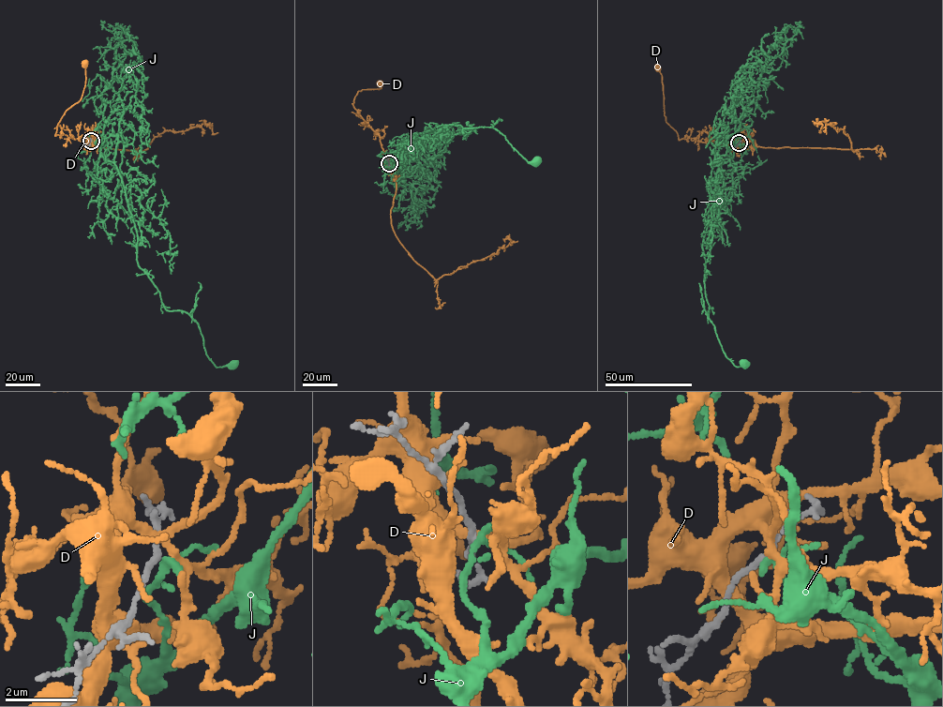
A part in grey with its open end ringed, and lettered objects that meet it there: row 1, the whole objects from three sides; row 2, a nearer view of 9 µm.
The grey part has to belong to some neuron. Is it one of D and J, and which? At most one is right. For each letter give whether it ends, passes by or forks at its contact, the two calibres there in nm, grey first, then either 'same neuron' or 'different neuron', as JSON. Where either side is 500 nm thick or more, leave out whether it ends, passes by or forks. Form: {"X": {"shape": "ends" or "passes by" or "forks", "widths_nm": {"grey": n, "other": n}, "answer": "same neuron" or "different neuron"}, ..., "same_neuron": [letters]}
{"D": {"shape": "forks", "widths_nm": {"grey": 160, "other": 220}, "answer": "different neuron"}, "J": {"shape": "forks", "widths_nm": {"grey": 140, "other": 140}, "answer": "same neuron"}, "same_neuron": ["J"]}

